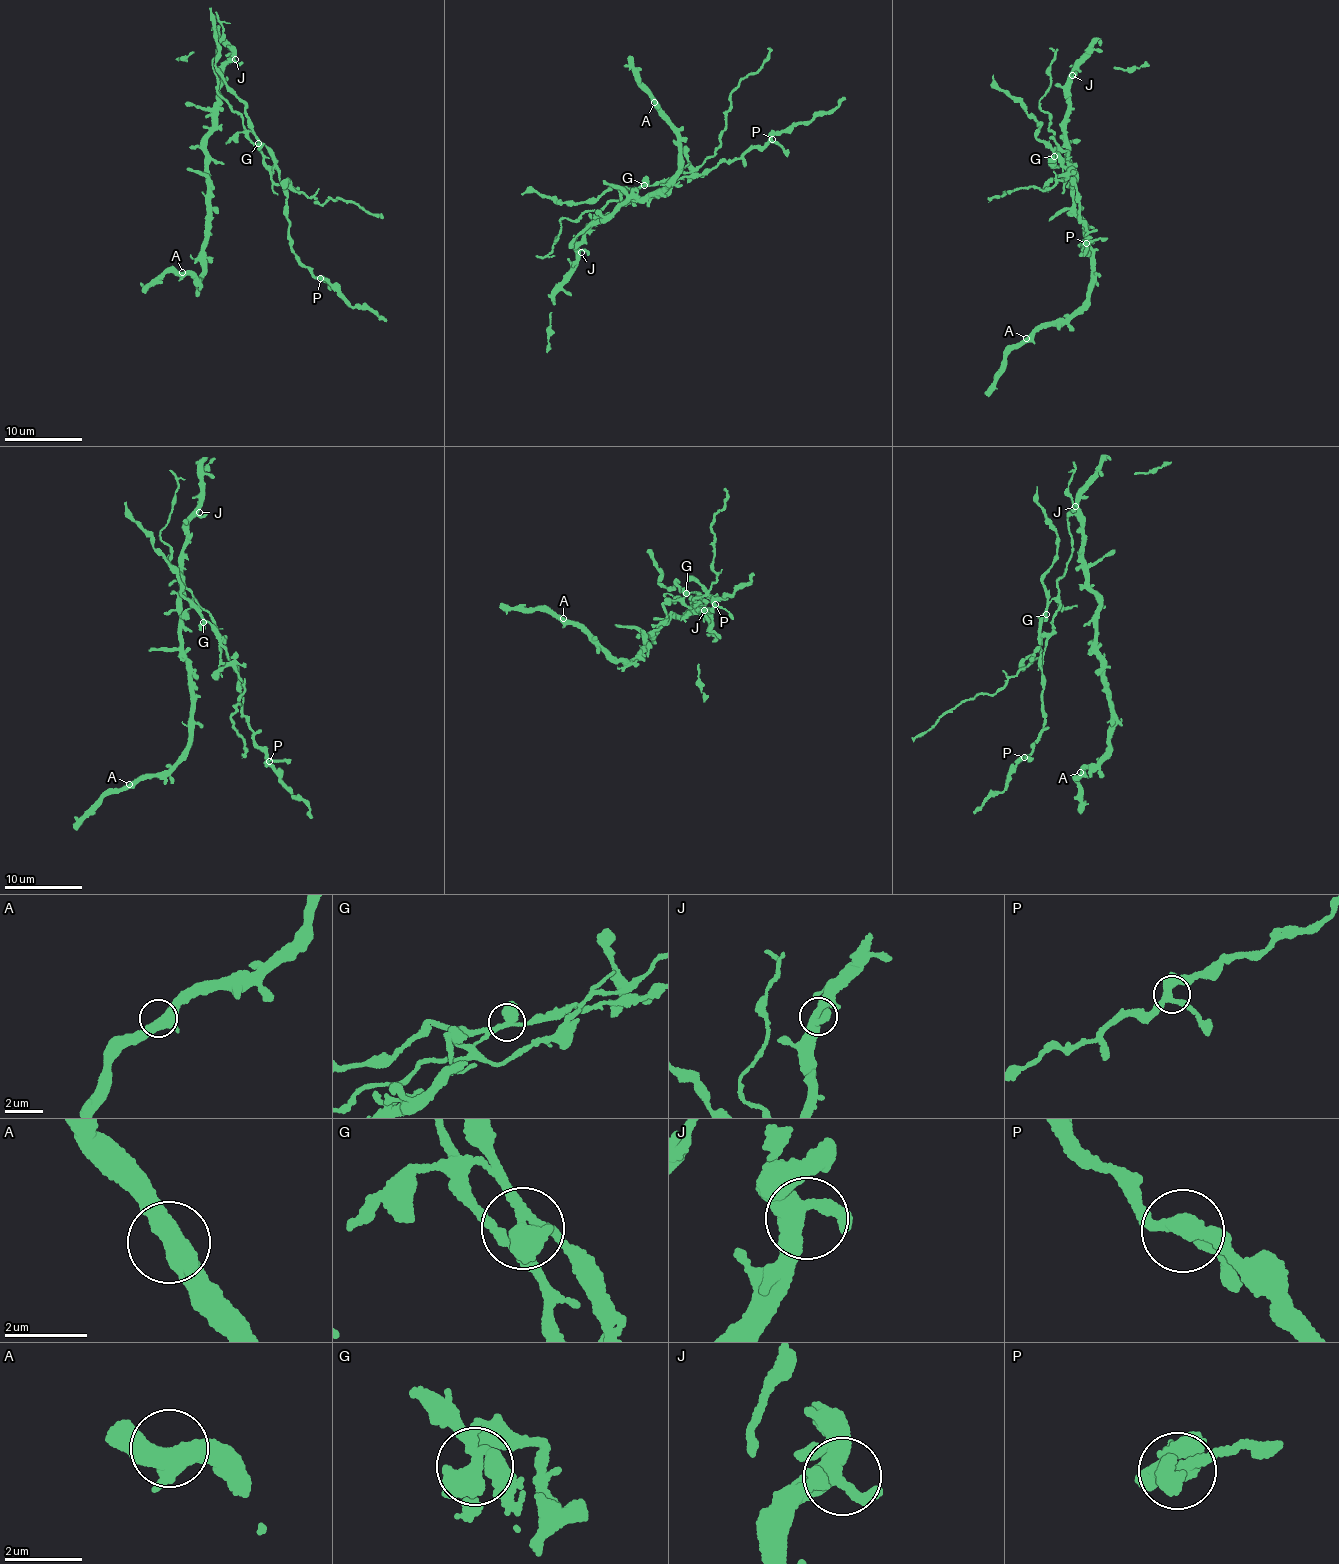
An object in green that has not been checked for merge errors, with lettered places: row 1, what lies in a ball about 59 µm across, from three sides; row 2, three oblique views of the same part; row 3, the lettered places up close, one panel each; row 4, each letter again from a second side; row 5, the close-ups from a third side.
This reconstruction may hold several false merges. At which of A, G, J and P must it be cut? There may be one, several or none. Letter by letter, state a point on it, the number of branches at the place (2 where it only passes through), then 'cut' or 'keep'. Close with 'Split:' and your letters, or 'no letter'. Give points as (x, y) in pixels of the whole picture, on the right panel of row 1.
A: at (1026, 338); 3 branches meet; keep
G: at (1054, 156); 3 branches meet; cut
J: at (1072, 75); 3 branches meet; keep
P: at (1086, 243); 3 branches meet; keep
Split: G

